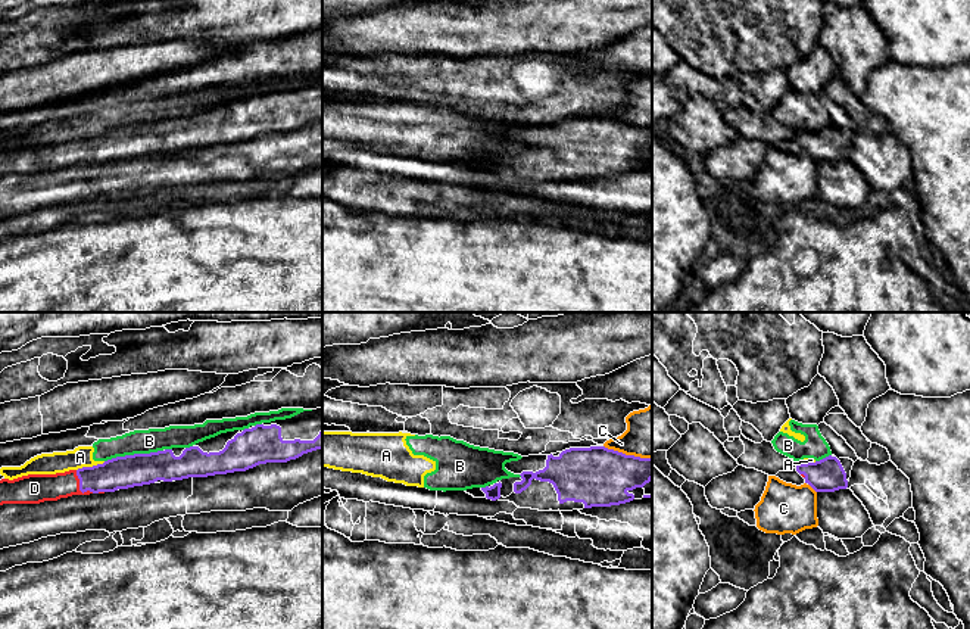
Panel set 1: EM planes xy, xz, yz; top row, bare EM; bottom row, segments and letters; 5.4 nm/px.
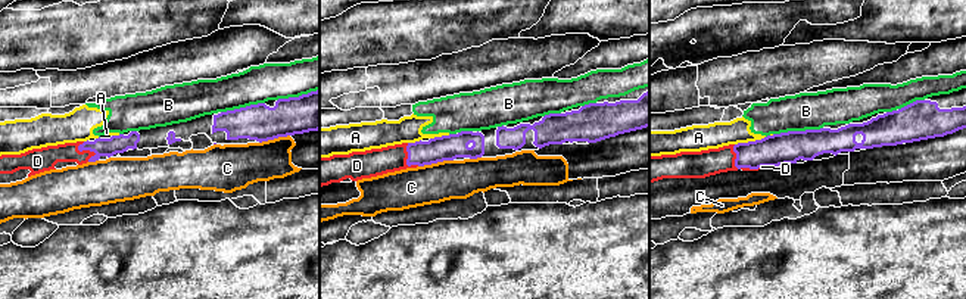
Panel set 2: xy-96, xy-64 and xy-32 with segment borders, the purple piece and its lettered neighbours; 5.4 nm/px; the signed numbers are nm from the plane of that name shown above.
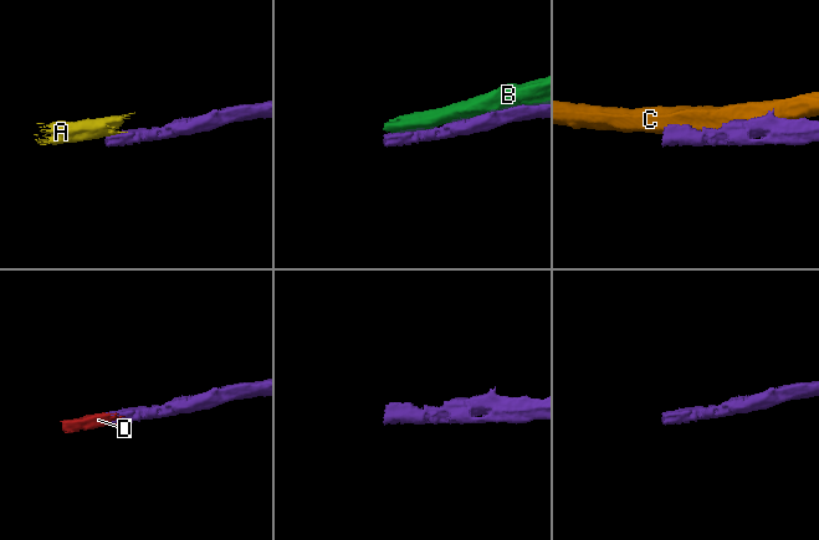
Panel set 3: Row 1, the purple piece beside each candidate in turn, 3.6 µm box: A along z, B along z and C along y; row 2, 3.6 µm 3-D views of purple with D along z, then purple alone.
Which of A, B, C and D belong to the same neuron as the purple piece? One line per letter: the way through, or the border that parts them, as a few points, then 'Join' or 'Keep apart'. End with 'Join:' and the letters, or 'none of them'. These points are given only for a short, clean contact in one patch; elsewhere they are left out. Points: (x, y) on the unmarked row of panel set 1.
A: Boundary: xy (105, 131), (96, 136), (83, 136), (77, 140). Keep apart
B: Keep apart
C: Keep apart
D: Join
Join: D

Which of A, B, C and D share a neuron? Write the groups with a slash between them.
A B / C / D

